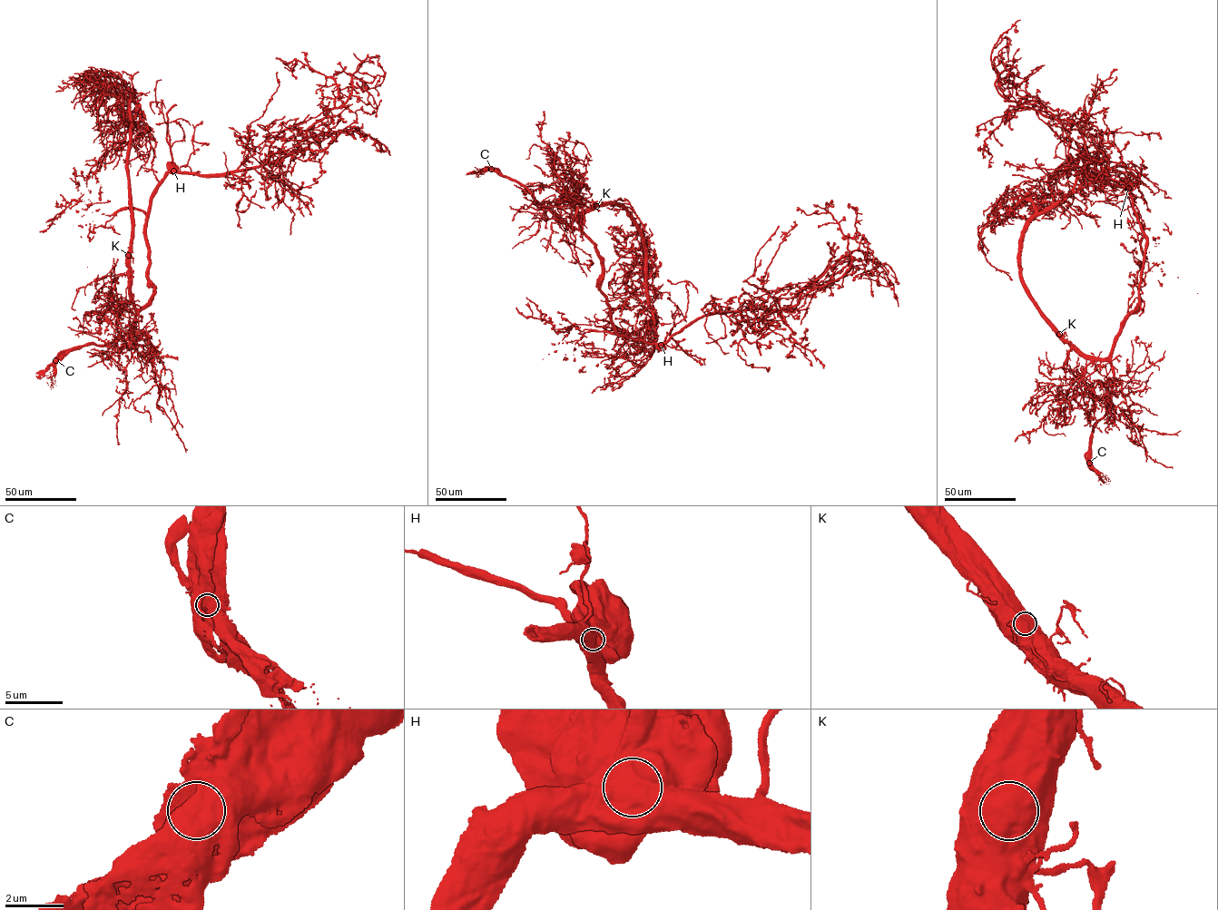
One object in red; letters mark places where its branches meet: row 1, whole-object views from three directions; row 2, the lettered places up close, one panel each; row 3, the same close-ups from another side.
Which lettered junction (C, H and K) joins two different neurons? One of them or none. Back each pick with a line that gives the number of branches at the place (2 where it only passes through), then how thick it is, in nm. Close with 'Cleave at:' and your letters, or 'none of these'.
H: Branches: 2. Thickness 1000 nm
Cleave at: H

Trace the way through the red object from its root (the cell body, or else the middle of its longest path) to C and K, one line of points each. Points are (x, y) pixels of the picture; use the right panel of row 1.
C: (1130, 185), (1145, 240), (1138, 311), (1126, 320), (1111, 357), (1114, 384), (1105, 412), (1094, 428), (1089, 463)
K: (1130, 185), (1133, 208), (1145, 240), (1138, 311), (1129, 315), (1107, 357), (1104, 358), (1091, 359), (1059, 334)

